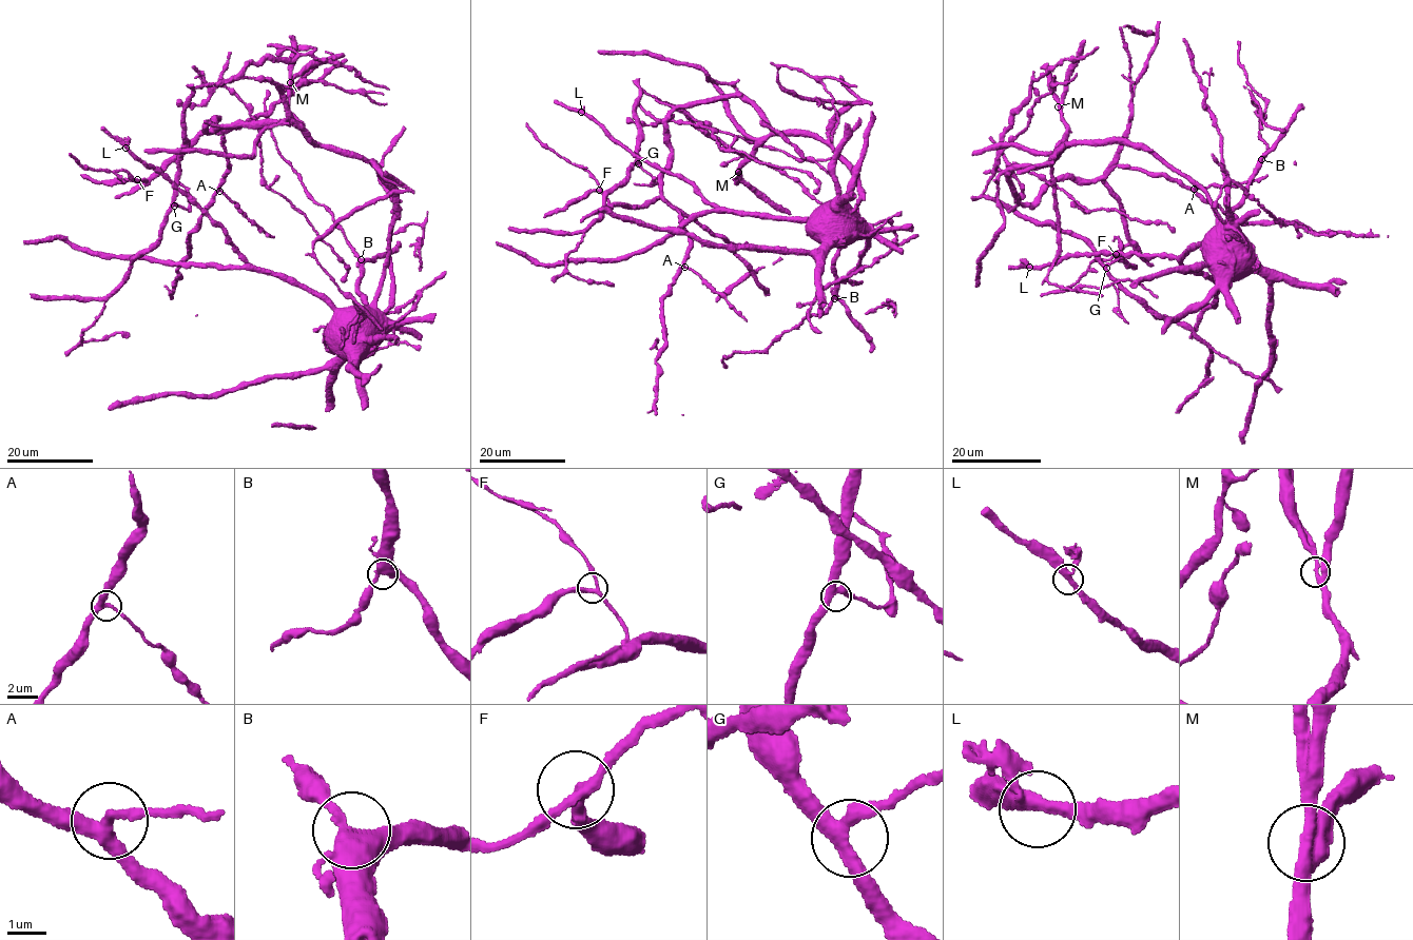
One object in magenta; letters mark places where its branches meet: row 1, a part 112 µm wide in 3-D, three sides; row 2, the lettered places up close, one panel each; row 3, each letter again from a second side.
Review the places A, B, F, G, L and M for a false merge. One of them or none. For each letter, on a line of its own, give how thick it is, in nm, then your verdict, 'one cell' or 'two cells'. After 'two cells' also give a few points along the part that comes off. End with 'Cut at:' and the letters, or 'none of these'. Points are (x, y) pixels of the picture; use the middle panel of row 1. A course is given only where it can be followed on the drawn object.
A: 320 nm thick; one cell
B: 400 nm thick; one cell
F: 280 nm thick; one cell
G: 360 nm thick; one cell
L: 320 nm thick; one cell
M: 340 nm thick; one cell
Cut at: none of these

